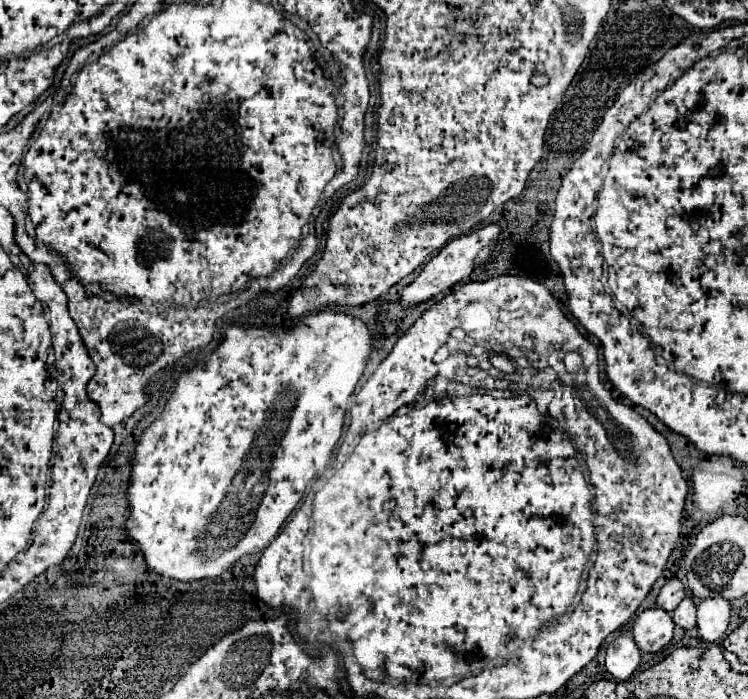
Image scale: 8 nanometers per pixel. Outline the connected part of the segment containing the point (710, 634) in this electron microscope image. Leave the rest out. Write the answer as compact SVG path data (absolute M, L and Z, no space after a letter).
M707 598L697 606L697 636L703 642L719 642L727 630L731 616L729 602L723 598Z

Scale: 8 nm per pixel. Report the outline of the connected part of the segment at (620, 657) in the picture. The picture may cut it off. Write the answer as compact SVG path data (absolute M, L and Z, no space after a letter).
M619 636L607 646L607 656L605 656L605 670L615 678L615 680L629 680L633 672L641 664L641 652L635 646L633 638Z

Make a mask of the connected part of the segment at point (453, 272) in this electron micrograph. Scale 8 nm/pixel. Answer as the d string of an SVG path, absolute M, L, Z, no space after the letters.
M487 224L487 226L483 226L483 228L475 230L475 232L469 232L469 234L465 234L465 236L459 236L459 238L453 238L445 248L441 248L441 252L439 252L437 256L433 256L433 258L425 264L425 268L423 268L423 272L417 276L417 280L403 290L401 306L411 308L411 306L415 306L415 304L419 304L419 302L425 302L425 300L429 300L429 298L433 298L433 296L437 296L437 294L441 294L441 292L451 290L453 286L457 286L457 284L459 284L463 278L467 278L477 266L481 266L483 262L489 260L497 236L499 236L499 224Z

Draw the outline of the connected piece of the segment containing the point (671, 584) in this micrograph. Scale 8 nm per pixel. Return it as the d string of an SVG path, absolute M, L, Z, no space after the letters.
M673 578L673 580L667 580L667 584L661 588L657 596L657 606L667 612L673 612L683 598L685 598L685 586L681 584L681 580Z

